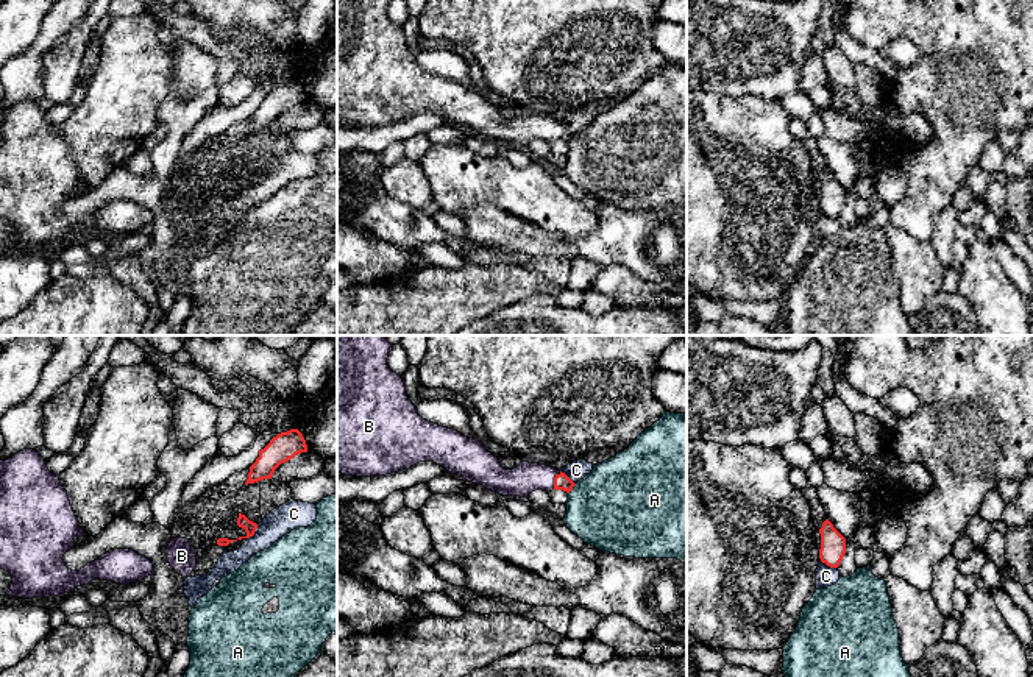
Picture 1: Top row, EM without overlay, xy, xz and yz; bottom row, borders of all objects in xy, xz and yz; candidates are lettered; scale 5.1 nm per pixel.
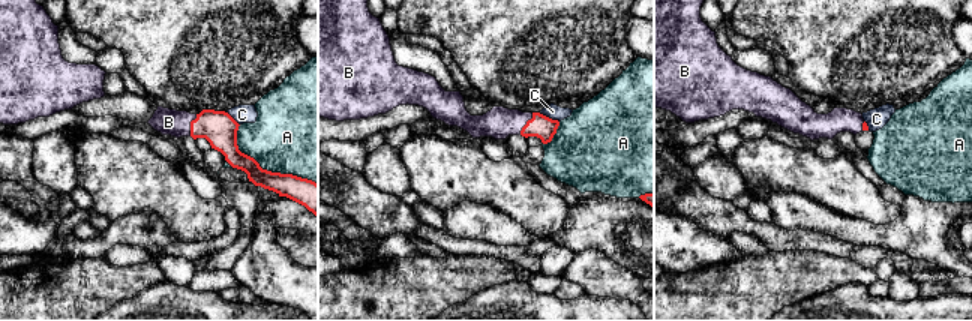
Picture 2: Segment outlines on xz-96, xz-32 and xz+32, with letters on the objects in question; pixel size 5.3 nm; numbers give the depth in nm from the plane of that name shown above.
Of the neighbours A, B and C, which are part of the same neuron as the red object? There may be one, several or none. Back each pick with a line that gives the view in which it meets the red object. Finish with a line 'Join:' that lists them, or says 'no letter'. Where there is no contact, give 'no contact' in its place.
B: meets red in xz
Join: B

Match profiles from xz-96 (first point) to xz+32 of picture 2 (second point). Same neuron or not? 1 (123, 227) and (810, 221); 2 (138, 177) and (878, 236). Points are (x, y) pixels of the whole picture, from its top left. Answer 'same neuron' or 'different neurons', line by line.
1: same neuron
2: different neurons

